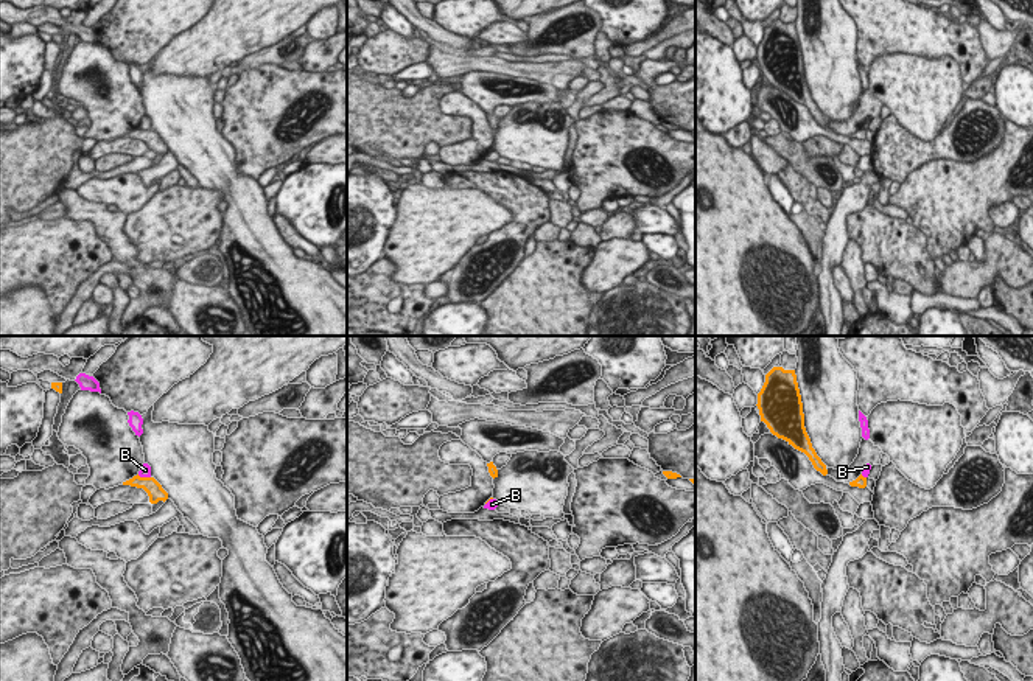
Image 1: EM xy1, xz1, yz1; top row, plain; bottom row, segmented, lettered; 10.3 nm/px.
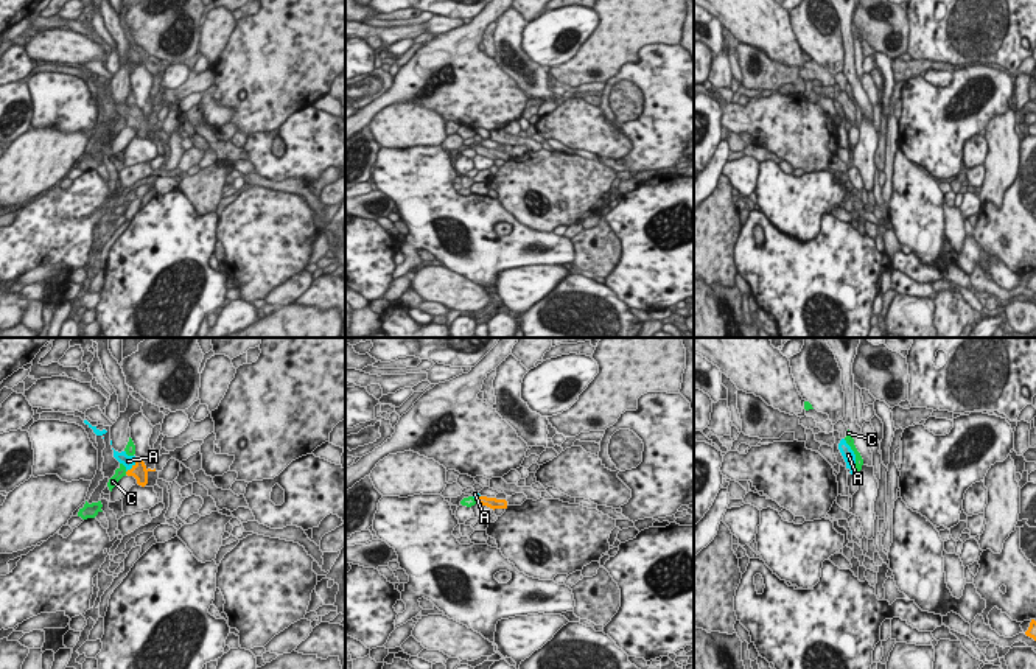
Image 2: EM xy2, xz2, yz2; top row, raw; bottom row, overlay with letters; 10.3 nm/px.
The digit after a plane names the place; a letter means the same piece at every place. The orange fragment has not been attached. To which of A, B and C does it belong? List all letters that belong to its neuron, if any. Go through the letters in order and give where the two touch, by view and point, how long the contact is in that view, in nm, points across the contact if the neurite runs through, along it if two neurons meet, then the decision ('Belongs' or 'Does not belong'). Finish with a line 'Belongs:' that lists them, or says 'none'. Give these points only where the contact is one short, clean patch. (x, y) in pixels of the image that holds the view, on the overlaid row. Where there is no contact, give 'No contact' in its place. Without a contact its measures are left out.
A: Touches orange at xy2 (132, 465). Shared border 190 nm. Path across: xy2 (139, 470), (132, 465), (128, 461). Belongs
B: Touches orange at xy1 (143, 478). Shared border 150 nm. Boundary: xy1 (137, 474), (150, 478). Does not belong
C: Touches orange at xz2 (476, 501). Shared border 70 nm. Boundary: xz2 (473, 498), (476, 503). Does not belong
Belongs: A.

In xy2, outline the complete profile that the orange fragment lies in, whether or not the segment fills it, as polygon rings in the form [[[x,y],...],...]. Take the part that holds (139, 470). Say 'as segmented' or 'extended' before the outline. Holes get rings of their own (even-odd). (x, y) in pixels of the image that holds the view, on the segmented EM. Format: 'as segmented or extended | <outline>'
extended | [[[114,450],[114,457],[126,467],[126,475],[134,476],[142,487],[148,484],[148,473],[156,471],[156,468],[148,468],[142,457],[128,456],[126,451],[118,453]]]

